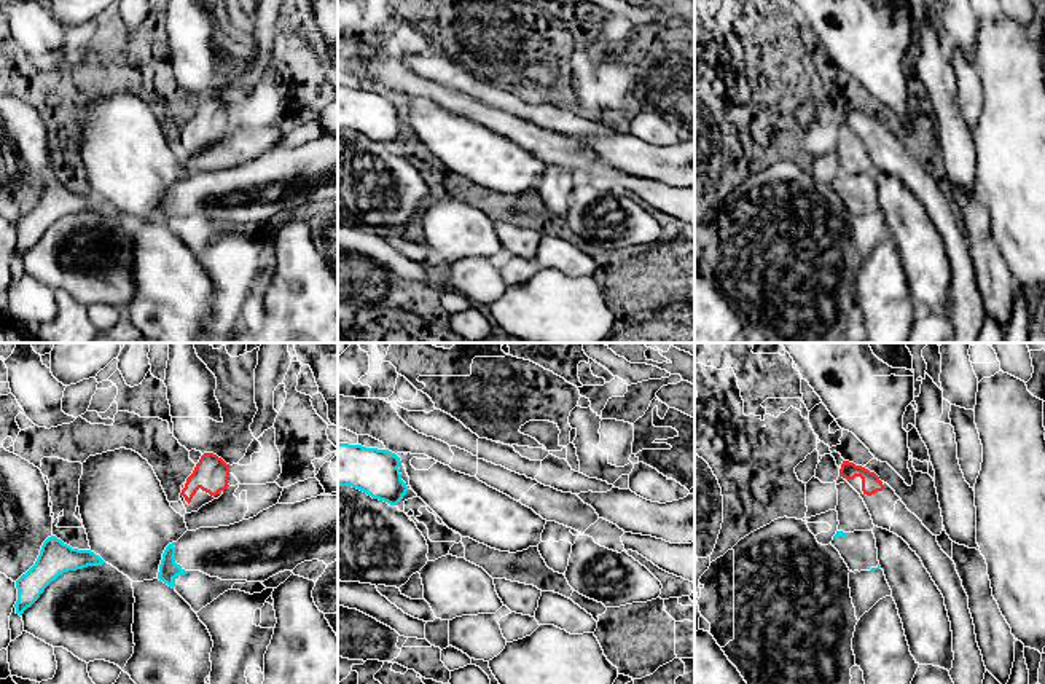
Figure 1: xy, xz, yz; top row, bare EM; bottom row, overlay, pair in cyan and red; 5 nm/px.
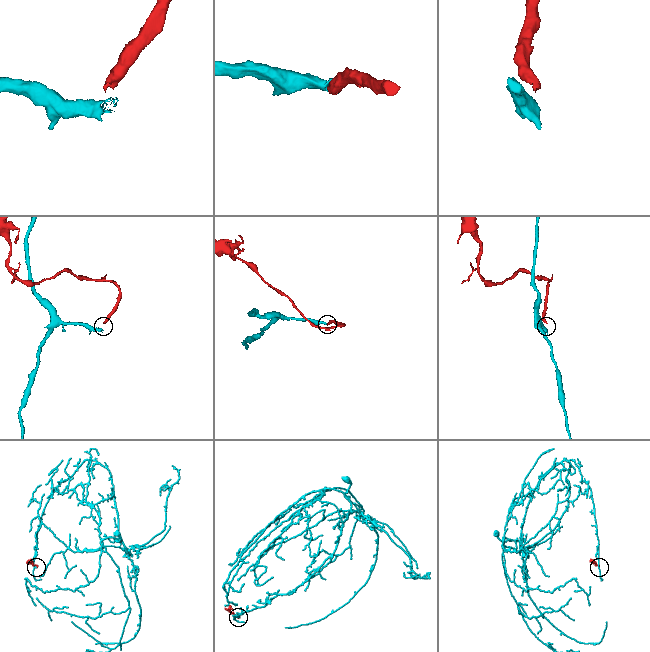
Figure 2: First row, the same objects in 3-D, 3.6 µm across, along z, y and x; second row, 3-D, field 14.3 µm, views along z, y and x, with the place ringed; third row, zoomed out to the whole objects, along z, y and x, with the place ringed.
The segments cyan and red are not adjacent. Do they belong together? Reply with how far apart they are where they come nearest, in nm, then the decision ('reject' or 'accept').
gap 220 nm; reject

